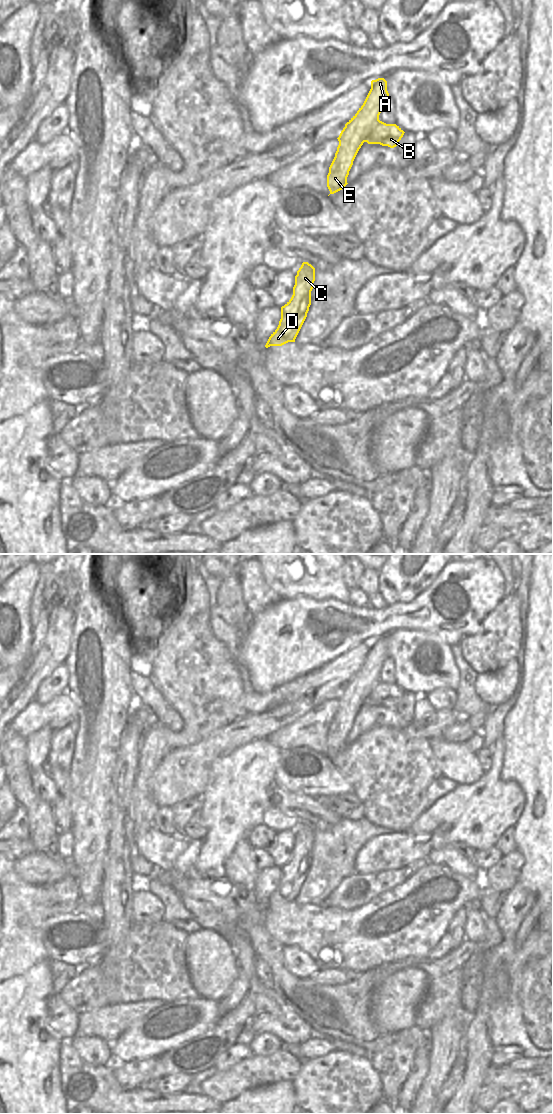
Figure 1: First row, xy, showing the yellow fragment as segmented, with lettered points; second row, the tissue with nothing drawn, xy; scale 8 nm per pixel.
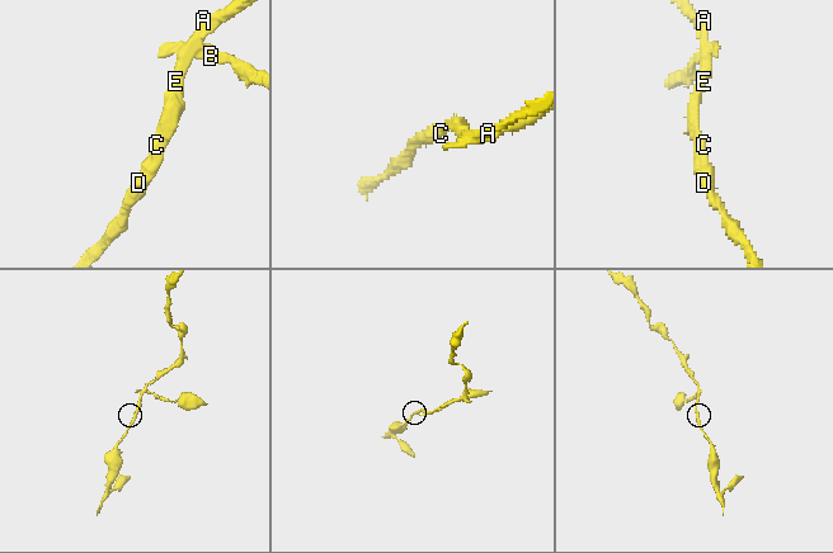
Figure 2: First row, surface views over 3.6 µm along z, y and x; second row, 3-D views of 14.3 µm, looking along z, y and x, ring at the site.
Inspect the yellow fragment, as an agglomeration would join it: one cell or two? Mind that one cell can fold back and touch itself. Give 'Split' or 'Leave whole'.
Split.

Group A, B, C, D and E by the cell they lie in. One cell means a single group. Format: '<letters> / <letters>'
A C D E / B

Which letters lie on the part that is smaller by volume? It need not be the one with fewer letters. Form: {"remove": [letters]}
{"remove": ["B"]}

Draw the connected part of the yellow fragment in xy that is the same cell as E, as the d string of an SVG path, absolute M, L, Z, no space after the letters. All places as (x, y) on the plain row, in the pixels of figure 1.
M378 638L371 641L371 649L357 673L345 684L339 697L335 717L329 727L327 747L334 754L348 744L347 737L353 721L379 681L383 663L389 657L387 641Z

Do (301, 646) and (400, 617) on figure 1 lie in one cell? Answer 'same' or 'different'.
same

